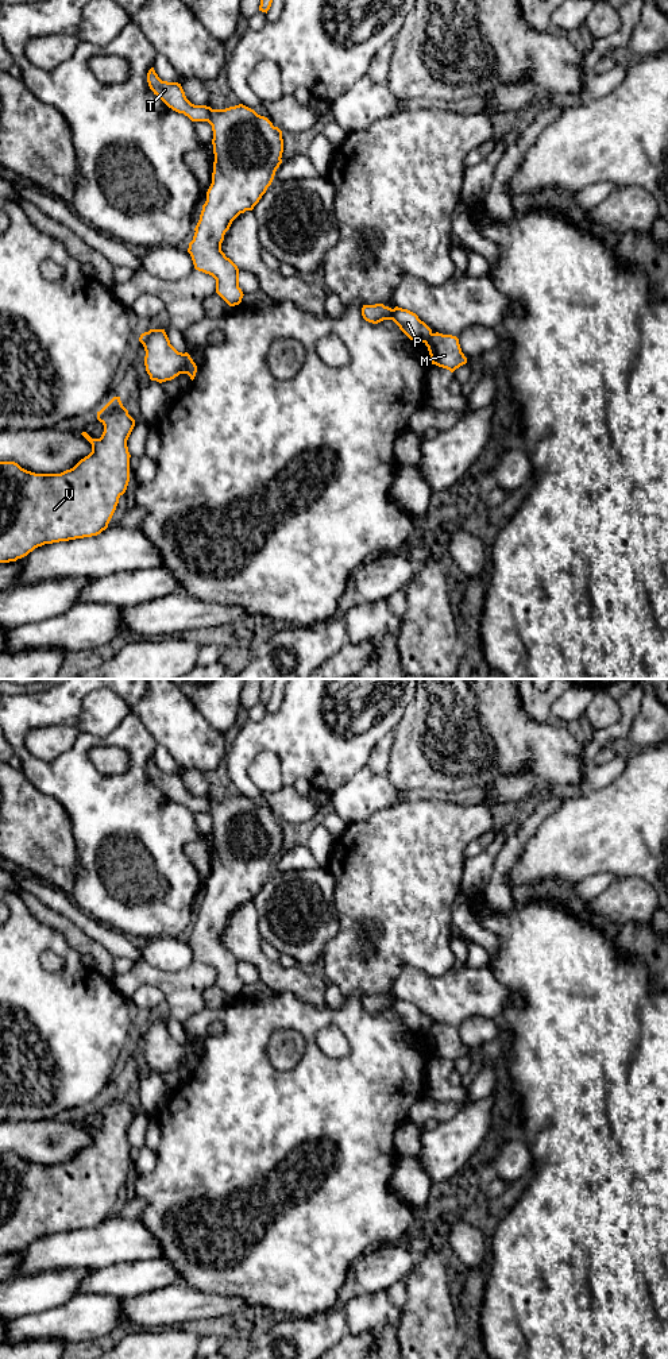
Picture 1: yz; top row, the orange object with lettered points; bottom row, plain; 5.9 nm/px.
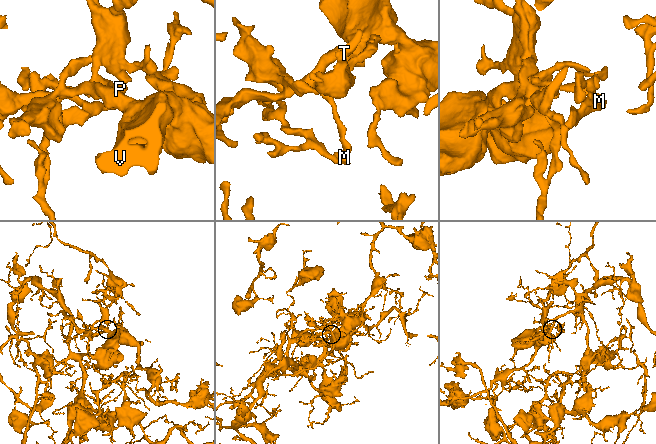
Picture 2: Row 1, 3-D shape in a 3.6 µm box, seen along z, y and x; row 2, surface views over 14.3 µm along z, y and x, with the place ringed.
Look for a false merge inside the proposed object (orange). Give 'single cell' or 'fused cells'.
fused cells

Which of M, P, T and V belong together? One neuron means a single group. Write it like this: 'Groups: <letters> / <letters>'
Groups: M T V / P

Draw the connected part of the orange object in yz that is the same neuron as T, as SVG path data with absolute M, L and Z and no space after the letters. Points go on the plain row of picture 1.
M154 758L147 764L147 773L154 785L169 799L184 804L192 812L208 812L212 816L215 845L212 875L206 883L206 892L202 896L188 943L192 947L196 961L209 965L216 970L216 984L229 997L239 996L244 987L239 978L239 960L221 942L221 934L232 912L240 904L252 902L271 876L275 862L282 854L282 822L274 818L267 808L258 806L254 800L243 795L225 800L194 796L186 789L181 775L162 772Z

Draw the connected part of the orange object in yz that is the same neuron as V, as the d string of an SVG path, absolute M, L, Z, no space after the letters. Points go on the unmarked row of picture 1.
M120 1088L97 1103L97 1111L104 1116L101 1128L81 1124L92 1135L92 1143L70 1161L35 1165L15 1153L0 1153L0 1254L16 1252L45 1235L97 1227L108 1219L130 1173L127 1131L135 1111Z

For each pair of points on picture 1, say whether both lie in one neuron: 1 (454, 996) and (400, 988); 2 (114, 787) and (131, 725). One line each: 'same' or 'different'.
1: same
2: same

